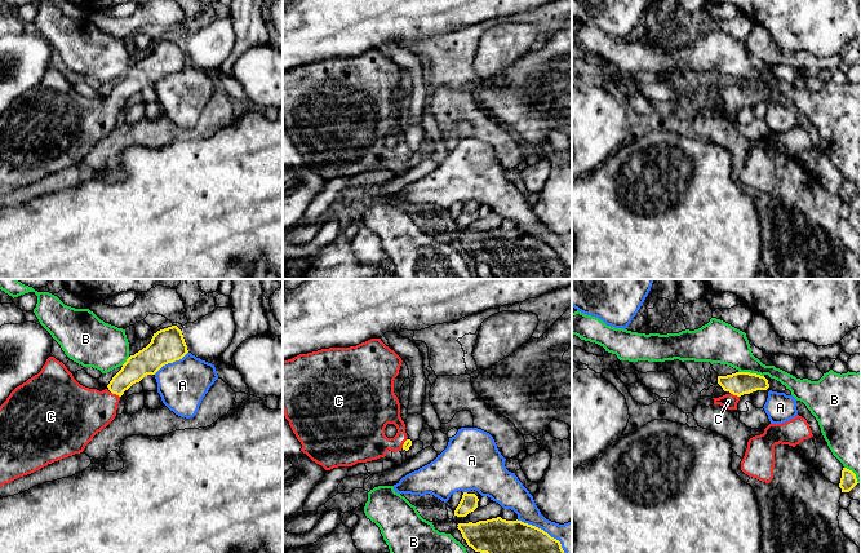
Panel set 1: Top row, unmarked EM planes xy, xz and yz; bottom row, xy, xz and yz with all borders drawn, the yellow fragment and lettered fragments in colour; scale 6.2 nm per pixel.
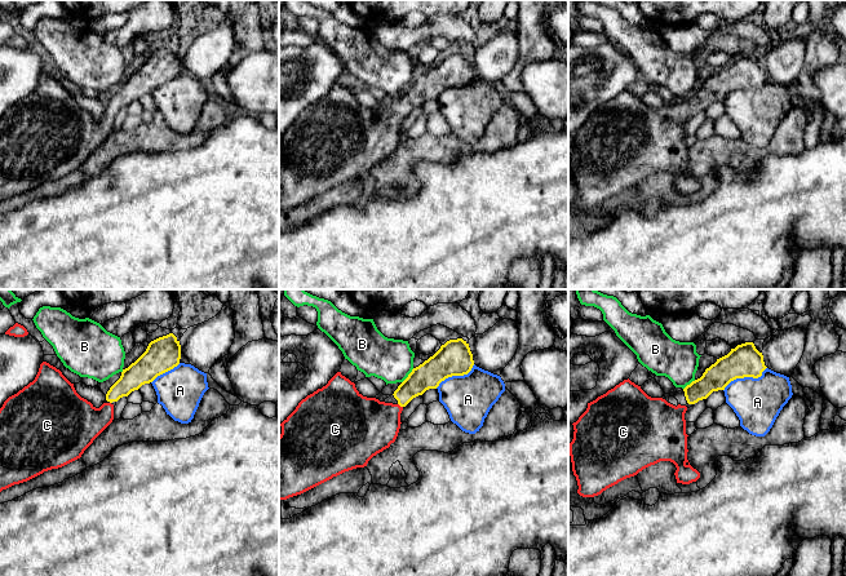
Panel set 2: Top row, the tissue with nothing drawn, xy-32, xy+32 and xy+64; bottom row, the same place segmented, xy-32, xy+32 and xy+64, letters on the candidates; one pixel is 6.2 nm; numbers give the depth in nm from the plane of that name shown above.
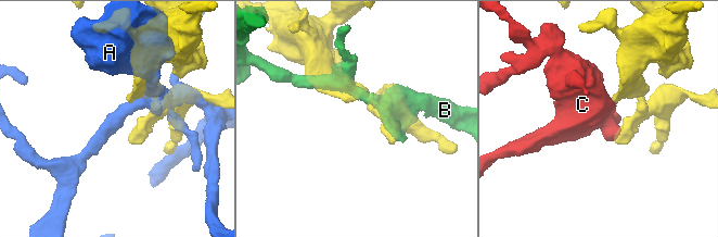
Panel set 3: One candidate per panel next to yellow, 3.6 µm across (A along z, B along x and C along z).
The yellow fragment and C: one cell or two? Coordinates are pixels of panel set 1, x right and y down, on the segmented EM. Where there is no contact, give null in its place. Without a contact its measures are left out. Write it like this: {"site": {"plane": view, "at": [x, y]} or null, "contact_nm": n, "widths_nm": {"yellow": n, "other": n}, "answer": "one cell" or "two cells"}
{"site": {"plane": "xy", "at": [115, 393]}, "contact_nm": 70, "widths_nm": {"yellow": 160, "other": 320}, "answer": "one cell"}

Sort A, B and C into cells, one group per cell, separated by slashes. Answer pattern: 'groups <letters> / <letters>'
groups A / B / C

